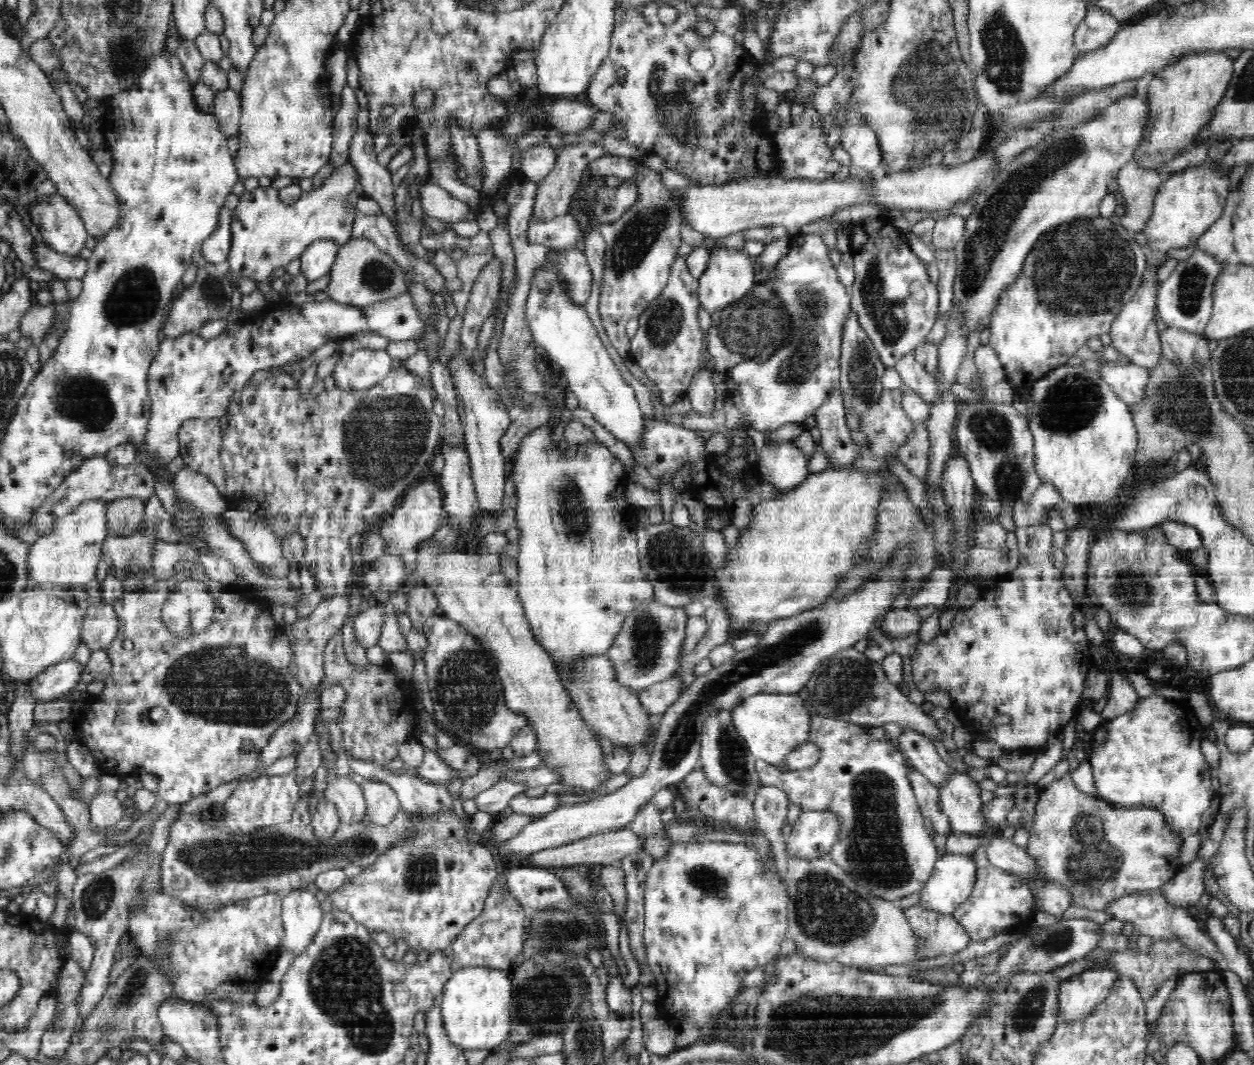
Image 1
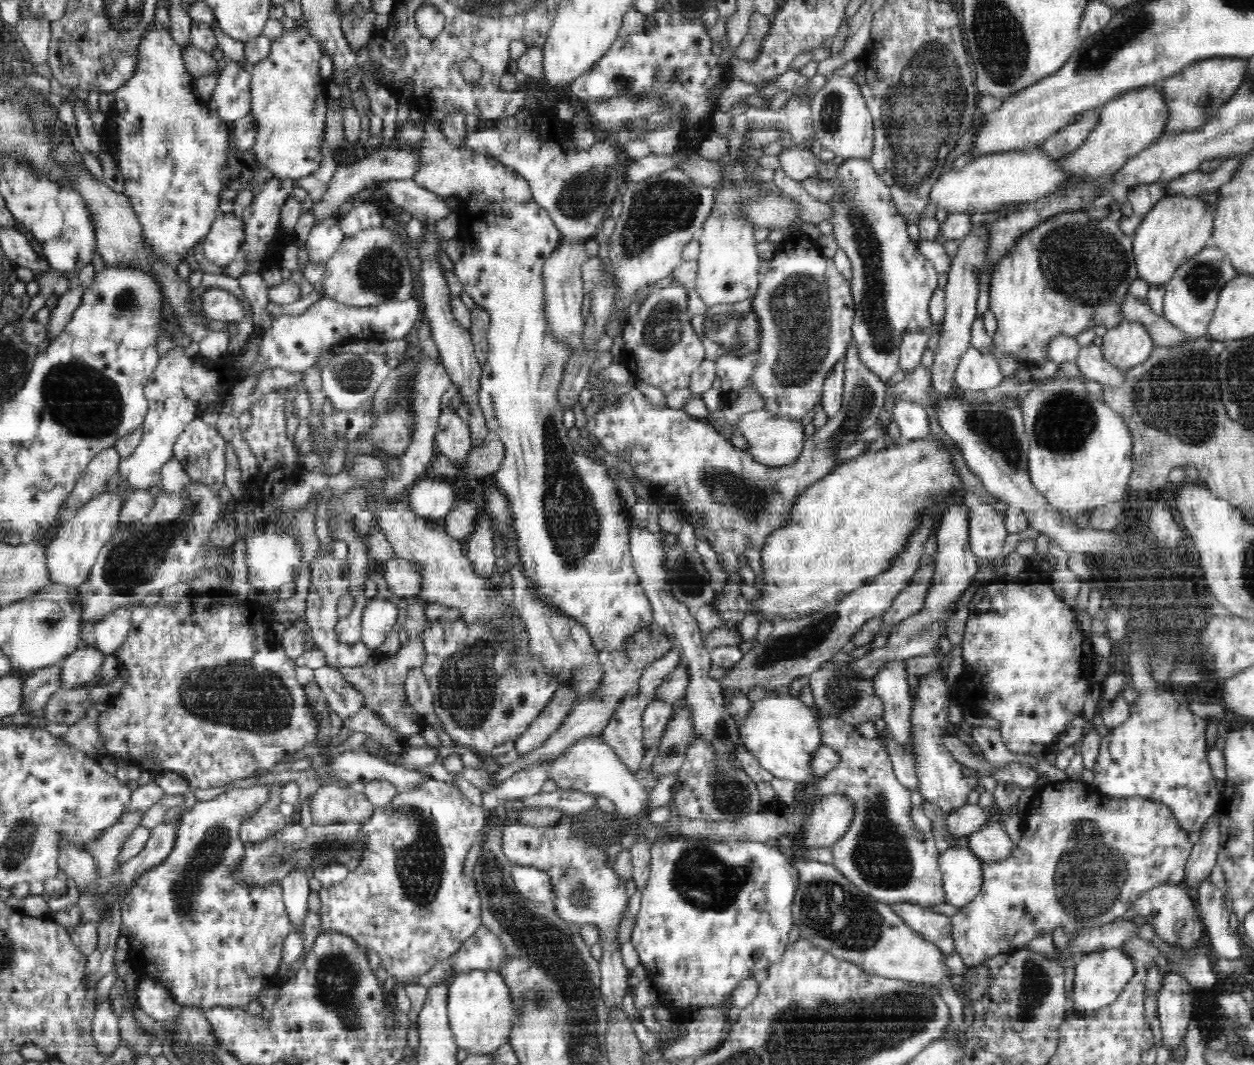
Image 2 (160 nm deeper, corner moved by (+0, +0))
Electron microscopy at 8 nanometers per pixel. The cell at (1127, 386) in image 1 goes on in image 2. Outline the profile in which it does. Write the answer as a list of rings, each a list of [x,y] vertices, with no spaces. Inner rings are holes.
[[[1097,345],[1080,347],[1075,363],[1085,380],[1103,384],[1104,387],[1118,386],[1124,382],[1124,370],[1110,364]]]

